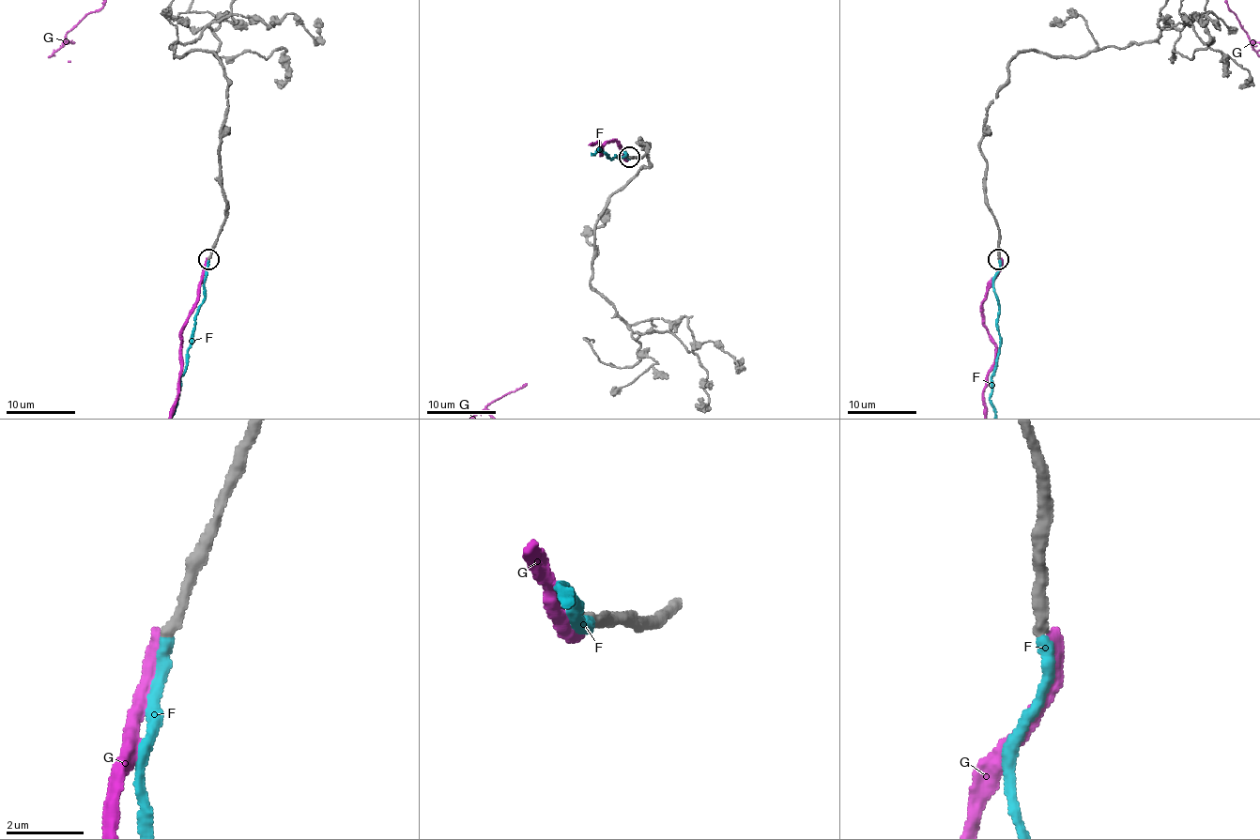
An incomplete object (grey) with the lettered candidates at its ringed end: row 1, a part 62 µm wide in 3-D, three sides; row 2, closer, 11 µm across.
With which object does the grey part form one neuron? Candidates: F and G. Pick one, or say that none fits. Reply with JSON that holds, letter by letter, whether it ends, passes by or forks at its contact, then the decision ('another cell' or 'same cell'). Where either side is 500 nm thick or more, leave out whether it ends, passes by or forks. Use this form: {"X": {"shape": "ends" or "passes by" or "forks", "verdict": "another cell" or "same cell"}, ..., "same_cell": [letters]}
{"F": {"shape": "ends", "verdict": "same cell"}, "G": {"shape": "ends", "verdict": "another cell"}, "same_cell": ["F"]}

